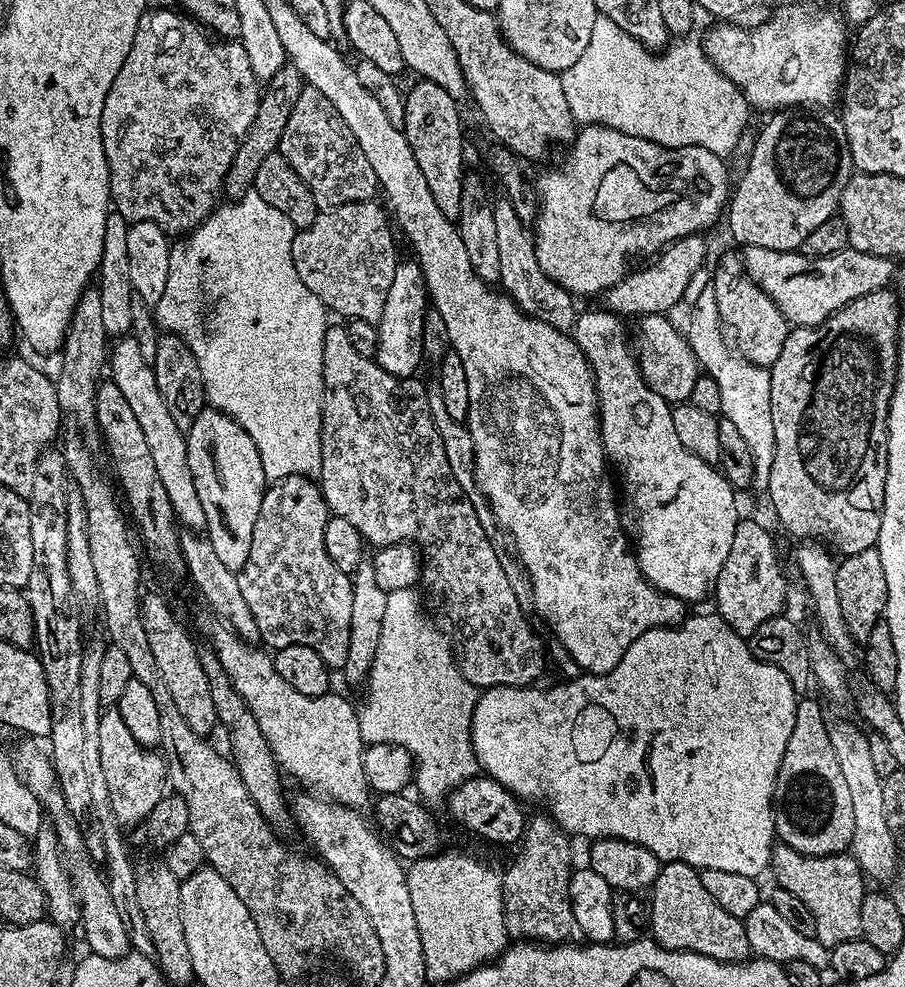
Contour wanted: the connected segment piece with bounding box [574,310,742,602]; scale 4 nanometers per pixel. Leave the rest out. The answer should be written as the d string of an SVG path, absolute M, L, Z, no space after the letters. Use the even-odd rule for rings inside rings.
M607 310L600 312L581 311L574 325L574 339L588 359L592 376L596 380L596 399L600 437L604 443L604 455L609 465L620 471L624 479L622 496L628 499L628 508L636 512L630 524L634 537L636 560L642 574L660 592L685 602L700 600L711 593L716 586L718 574L722 574L722 562L730 554L734 542L734 530L739 526L742 513L736 509L737 489L724 477L719 467L702 462L678 439L674 431L673 405L663 400L644 381L640 372L638 357L630 343L630 336L624 333L625 321L617 313Z

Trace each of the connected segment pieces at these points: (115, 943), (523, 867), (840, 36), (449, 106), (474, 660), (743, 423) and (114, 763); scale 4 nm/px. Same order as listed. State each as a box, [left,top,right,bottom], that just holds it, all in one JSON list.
[[14,742,130,960],[502,814,584,946],[702,4,850,110],[404,78,466,221],[318,326,544,690],[686,308,774,489],[98,706,168,825]]

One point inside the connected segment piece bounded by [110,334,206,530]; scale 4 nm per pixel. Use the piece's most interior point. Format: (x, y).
(134, 375)

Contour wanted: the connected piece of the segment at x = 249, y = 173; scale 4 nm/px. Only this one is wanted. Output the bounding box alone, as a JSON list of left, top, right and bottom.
[223,63,306,198]

